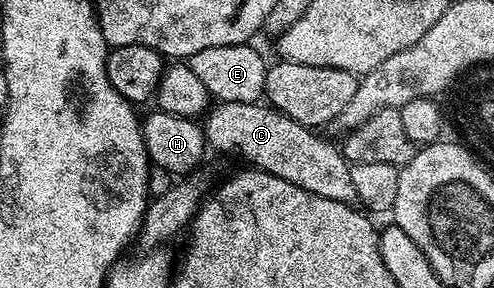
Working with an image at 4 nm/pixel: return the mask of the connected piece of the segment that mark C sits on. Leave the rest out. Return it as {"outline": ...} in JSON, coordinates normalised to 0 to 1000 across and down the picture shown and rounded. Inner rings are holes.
{"outline":[[[439,354],[425,372],[411,417],[415,493],[425,517],[439,528],[482,528],[510,580],[547,597],[557,618],[573,618],[630,674],[646,674],[646,688],[670,688],[670,701],[694,701],[715,715],[725,705],[719,642],[711,635],[711,590],[698,542],[680,497],[656,486],[636,448],[615,444],[585,403],[563,389],[559,375],[536,354],[494,361],[492,354]]]}

